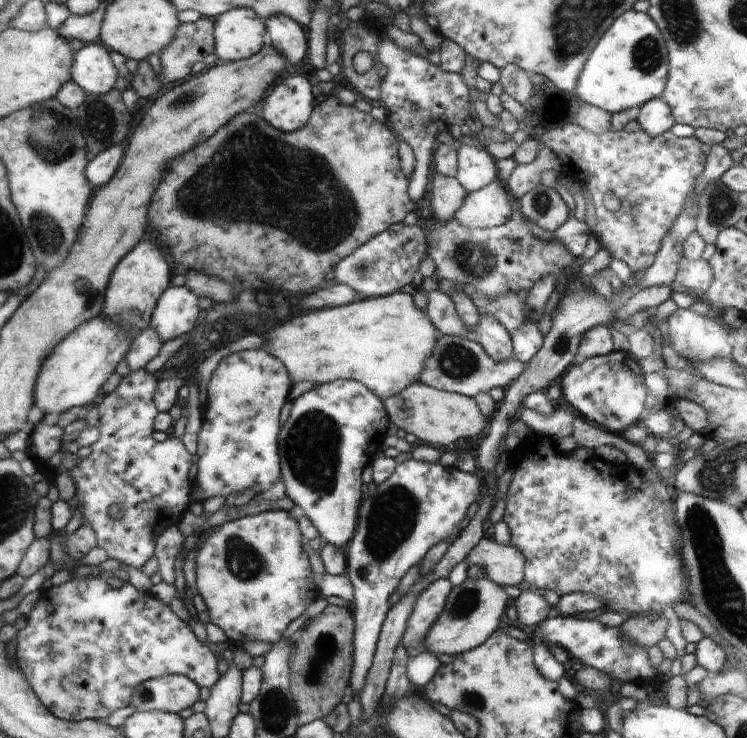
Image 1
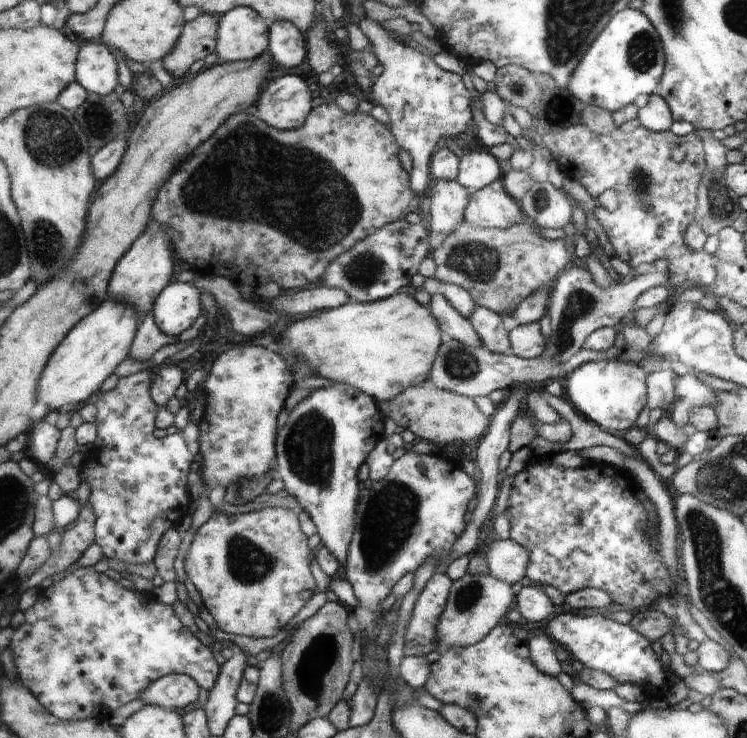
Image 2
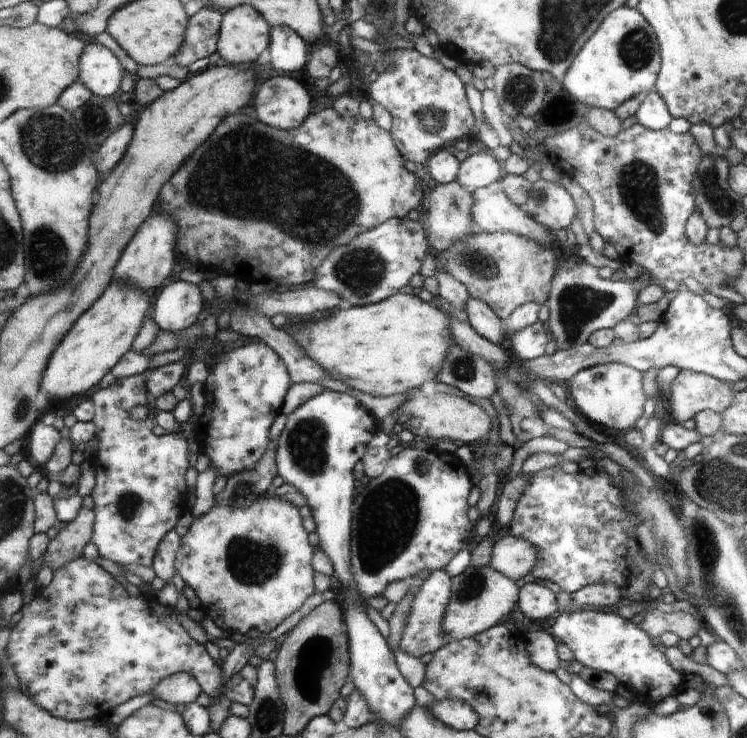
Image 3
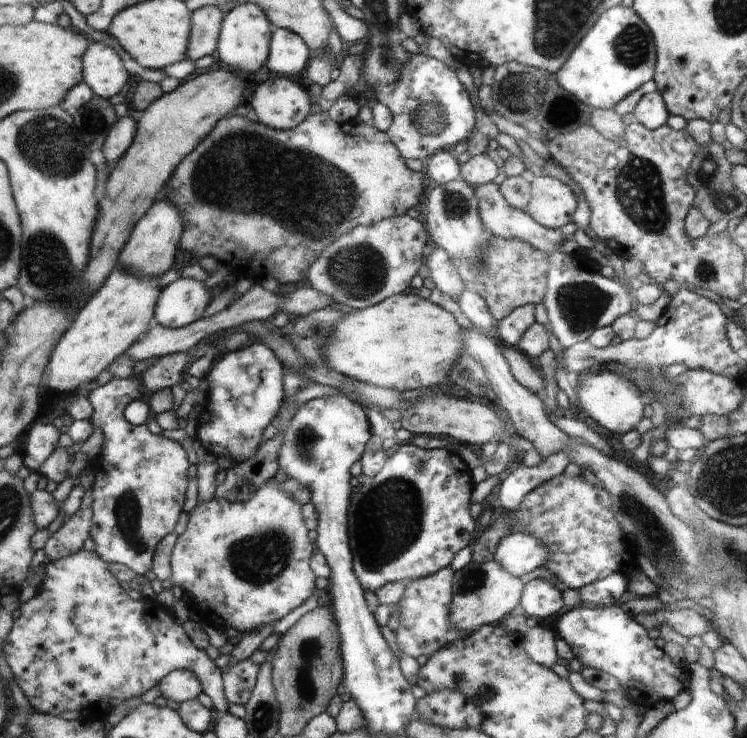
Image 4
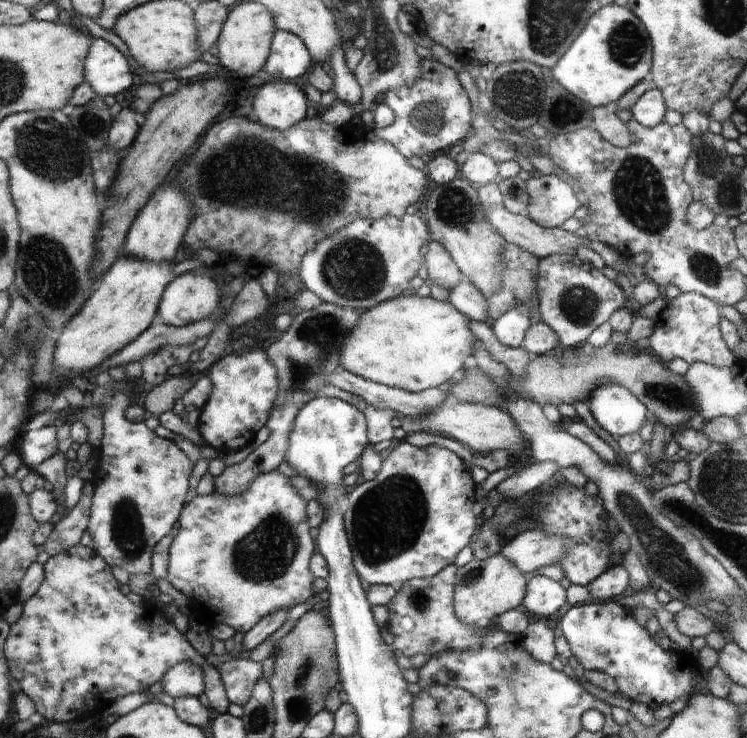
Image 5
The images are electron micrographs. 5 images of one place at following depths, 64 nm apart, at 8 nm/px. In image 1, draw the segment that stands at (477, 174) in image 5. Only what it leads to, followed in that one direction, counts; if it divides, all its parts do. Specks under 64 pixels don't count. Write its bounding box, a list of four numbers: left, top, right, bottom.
[456,145,498,194]

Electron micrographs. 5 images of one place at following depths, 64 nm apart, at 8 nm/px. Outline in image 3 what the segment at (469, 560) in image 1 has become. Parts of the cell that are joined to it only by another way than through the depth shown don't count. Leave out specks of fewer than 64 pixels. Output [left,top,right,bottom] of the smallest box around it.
[489,534,538,580]

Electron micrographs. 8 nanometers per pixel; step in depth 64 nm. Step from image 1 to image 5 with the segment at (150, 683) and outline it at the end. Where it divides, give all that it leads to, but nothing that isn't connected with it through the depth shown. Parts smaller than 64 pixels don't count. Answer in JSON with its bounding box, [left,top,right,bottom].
[161,659,205,698]

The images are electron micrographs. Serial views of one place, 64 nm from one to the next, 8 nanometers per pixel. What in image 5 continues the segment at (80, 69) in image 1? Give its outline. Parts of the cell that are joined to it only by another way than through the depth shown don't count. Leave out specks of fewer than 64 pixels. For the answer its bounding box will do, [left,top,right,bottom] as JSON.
[85,39,132,96]

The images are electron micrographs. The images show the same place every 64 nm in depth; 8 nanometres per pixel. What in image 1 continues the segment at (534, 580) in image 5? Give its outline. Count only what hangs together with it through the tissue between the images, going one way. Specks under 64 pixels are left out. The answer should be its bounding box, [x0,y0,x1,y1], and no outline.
[513,588,552,626]

